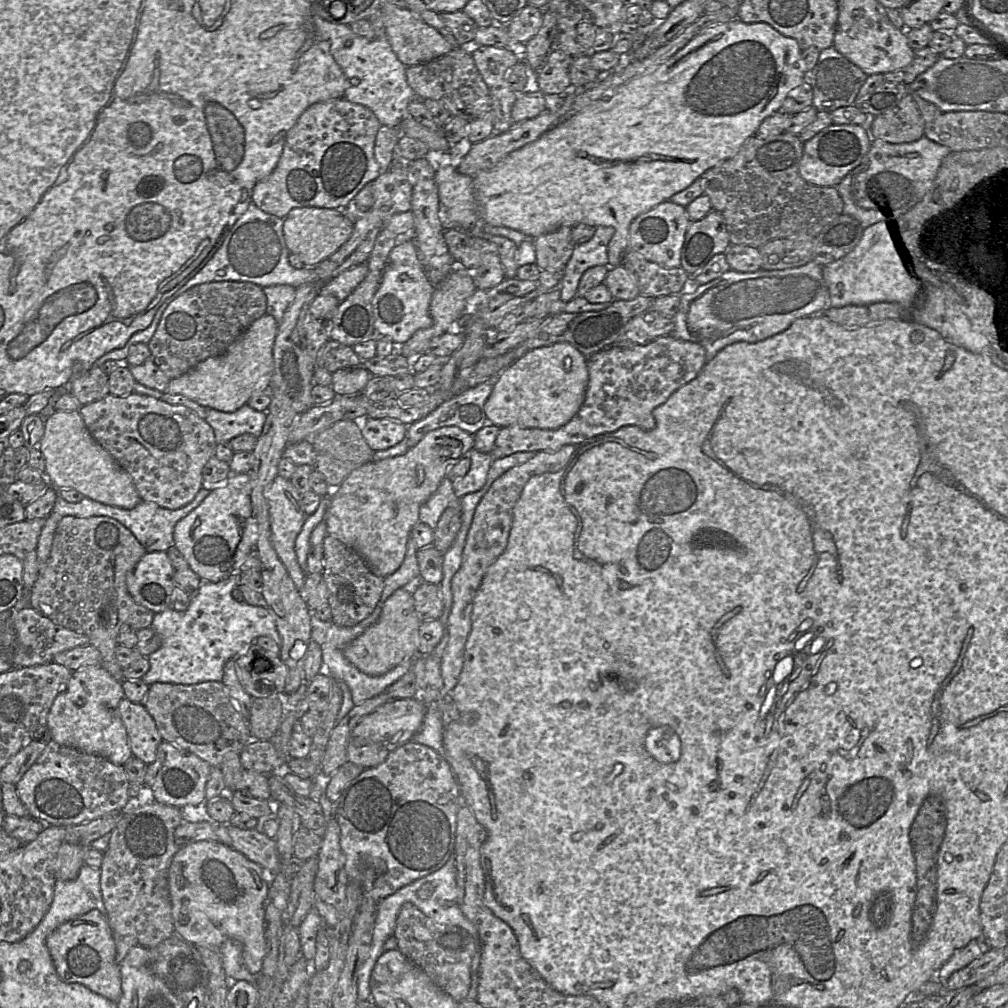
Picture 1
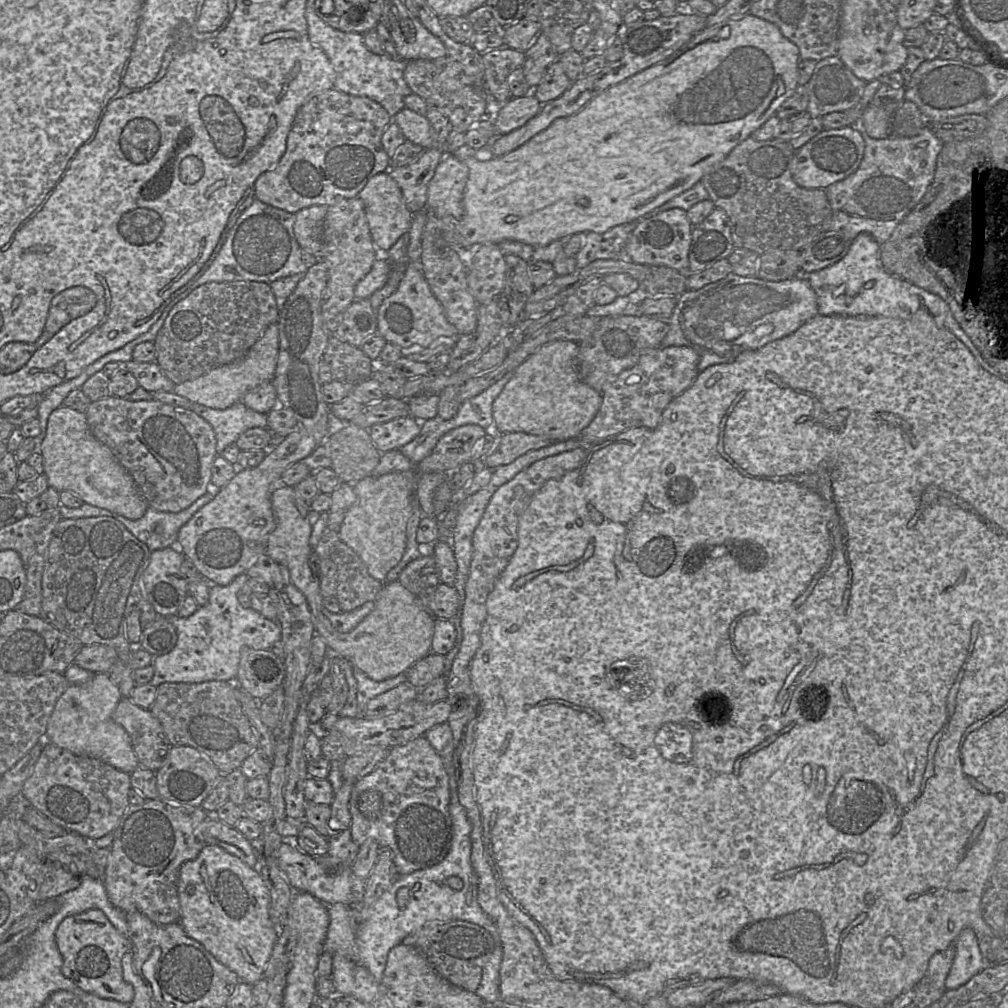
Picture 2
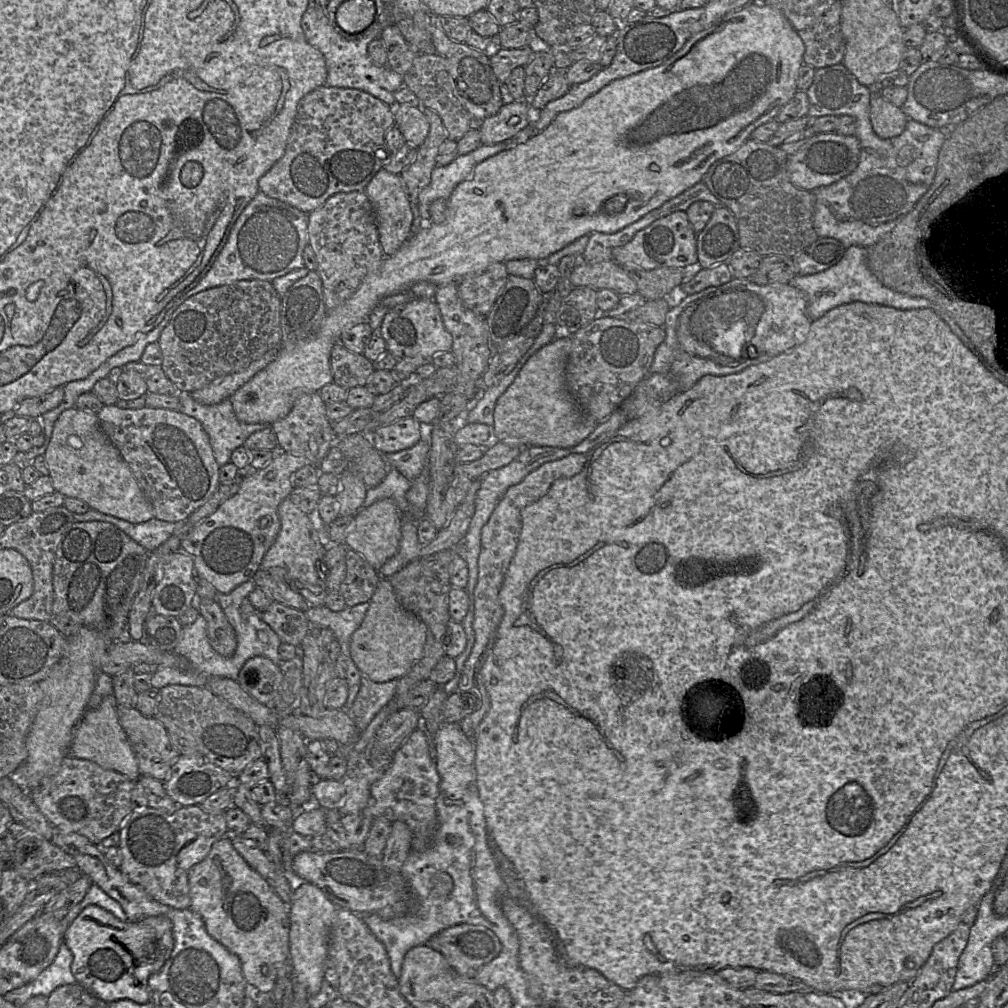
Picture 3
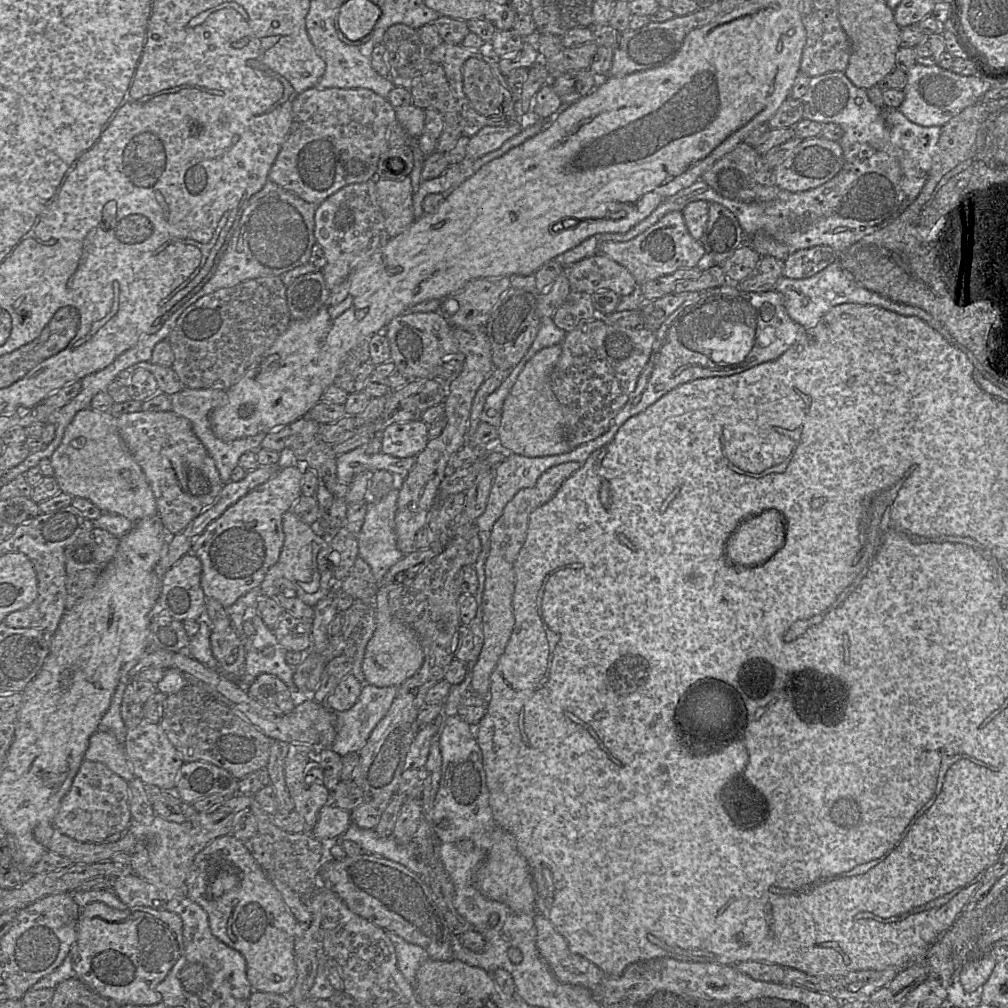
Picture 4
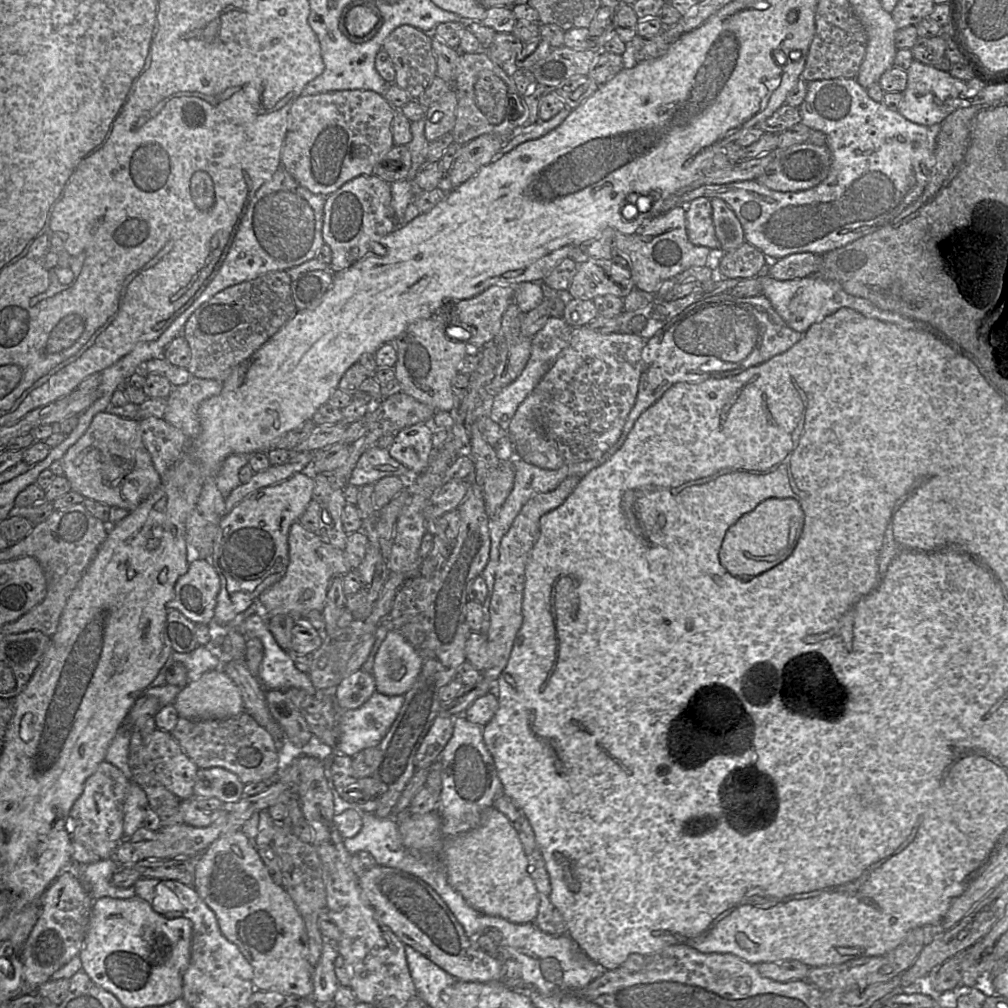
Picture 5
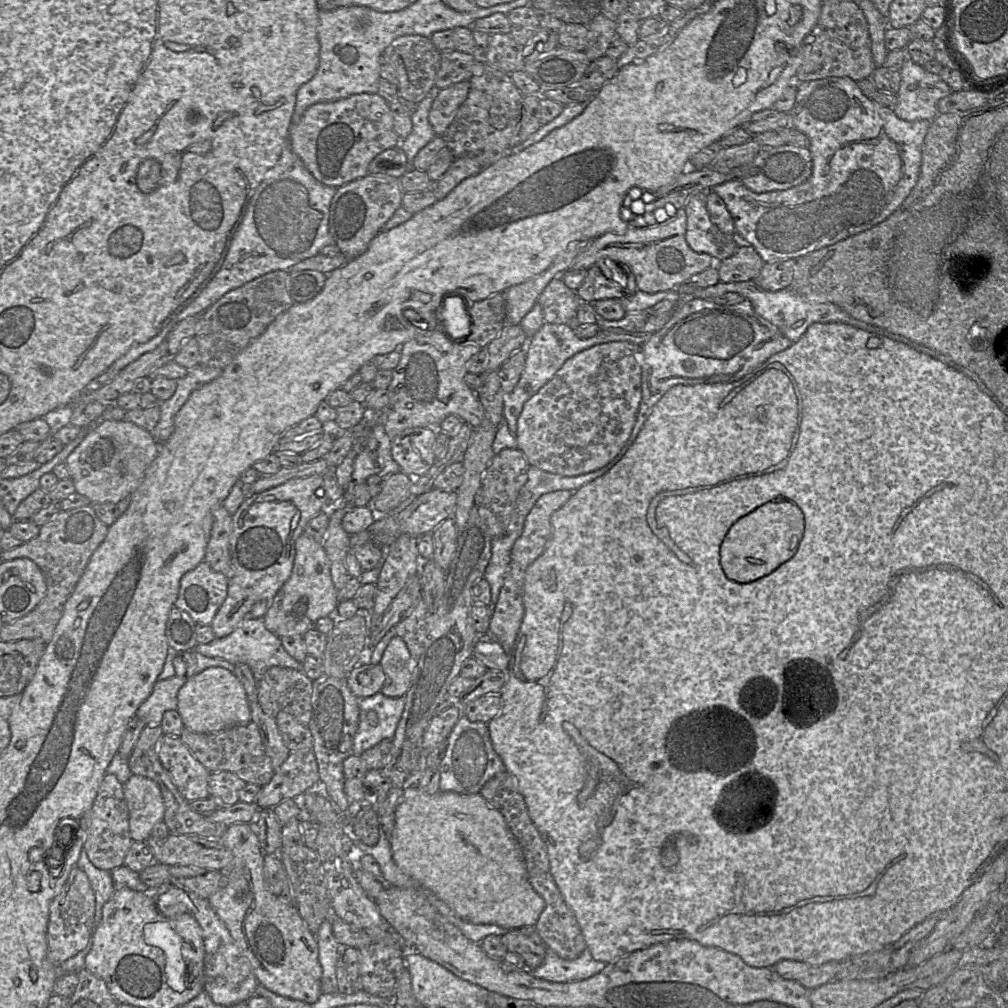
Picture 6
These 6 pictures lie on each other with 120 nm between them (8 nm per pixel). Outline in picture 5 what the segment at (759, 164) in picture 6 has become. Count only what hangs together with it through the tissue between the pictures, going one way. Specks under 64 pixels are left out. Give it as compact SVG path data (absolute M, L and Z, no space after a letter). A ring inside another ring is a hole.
M809 142L776 149L774 160L767 166L756 181L769 189L781 192L797 192L818 185L828 175L832 155L827 145L815 145Z

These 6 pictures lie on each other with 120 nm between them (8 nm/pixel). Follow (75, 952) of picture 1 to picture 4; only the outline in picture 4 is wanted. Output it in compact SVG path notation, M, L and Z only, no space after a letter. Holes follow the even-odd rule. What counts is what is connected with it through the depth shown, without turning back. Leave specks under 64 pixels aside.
M102 902L82 908L70 954L76 977L119 1006L153 1005L162 1001L156 986L168 975L183 950L181 917L149 907L118 910Z

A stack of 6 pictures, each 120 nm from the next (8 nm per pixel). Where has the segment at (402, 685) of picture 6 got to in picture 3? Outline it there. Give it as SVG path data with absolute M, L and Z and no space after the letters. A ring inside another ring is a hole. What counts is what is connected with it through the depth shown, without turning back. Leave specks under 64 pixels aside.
M380 578L360 627L352 634L350 655L362 675L375 683L399 680L423 657L427 627L399 603L390 581Z

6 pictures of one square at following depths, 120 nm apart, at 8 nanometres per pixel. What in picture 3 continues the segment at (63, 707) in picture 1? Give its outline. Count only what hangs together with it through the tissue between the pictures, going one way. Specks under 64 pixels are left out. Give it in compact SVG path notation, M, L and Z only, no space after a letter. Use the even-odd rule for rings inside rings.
M114 694L103 698L96 708L89 708L75 733L69 749L69 756L97 763L104 769L114 770L125 775L131 781L139 779L138 760L131 747L128 737L118 719L118 703Z

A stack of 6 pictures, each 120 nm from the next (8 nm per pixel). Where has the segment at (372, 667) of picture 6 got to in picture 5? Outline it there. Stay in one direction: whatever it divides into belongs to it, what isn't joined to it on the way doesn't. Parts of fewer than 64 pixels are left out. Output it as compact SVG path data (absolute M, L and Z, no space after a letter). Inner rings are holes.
M358 669L344 677L332 692L338 706L347 710L362 705L375 690L372 673Z

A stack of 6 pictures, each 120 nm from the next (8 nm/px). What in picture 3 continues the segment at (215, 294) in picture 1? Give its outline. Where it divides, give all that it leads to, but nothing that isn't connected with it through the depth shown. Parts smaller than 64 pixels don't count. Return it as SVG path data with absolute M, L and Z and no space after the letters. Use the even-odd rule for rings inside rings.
M242 280L234 282L232 284L210 288L192 295L175 310L171 320L162 331L158 340L163 355L163 361L161 364L163 371L180 391L192 393L209 385L217 378L245 370L252 362L260 359L269 350L274 348L282 348L282 332L280 319L281 304L282 298L273 287L271 281L266 280Z

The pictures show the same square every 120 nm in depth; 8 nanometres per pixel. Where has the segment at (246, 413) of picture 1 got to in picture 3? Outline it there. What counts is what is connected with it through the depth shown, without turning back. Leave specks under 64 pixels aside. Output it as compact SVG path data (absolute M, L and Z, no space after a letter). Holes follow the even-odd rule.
M180 390L178 397L179 411L200 421L209 435L215 458L220 466L231 461L233 451L243 446L252 433L271 426L267 423L249 424L239 421L230 399L215 405L205 405L197 402L191 393Z

